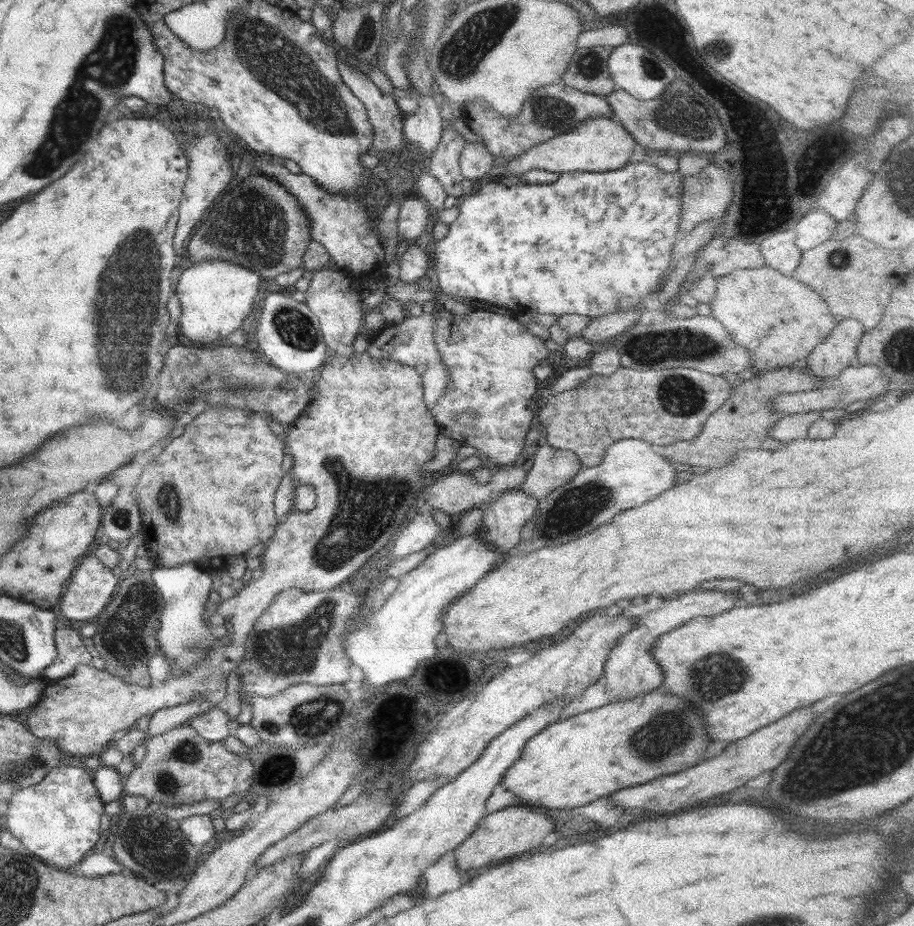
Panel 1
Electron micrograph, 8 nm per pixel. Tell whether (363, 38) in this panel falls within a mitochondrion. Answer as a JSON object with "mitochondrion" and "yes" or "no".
{"mitochondrion":"yes"}

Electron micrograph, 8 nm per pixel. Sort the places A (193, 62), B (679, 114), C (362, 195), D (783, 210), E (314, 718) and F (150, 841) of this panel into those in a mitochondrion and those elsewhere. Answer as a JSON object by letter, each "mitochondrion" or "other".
{"A":"other","B":"mitochondrion","C":"other","D":"other","E":"mitochondrion","F":"mitochondrion"}

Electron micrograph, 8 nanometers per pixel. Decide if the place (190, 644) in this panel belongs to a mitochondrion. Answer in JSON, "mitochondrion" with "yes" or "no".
{"mitochondrion":"yes"}

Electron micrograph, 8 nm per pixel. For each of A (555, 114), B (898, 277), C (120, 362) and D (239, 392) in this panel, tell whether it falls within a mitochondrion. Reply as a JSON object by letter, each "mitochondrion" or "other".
{"A":"mitochondrion","B":"other","C":"mitochondrion","D":"mitochondrion"}

